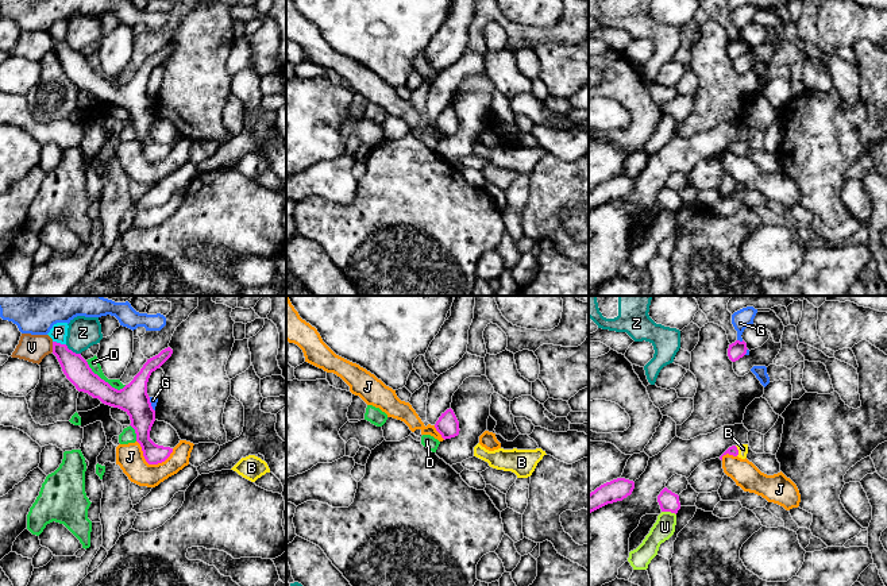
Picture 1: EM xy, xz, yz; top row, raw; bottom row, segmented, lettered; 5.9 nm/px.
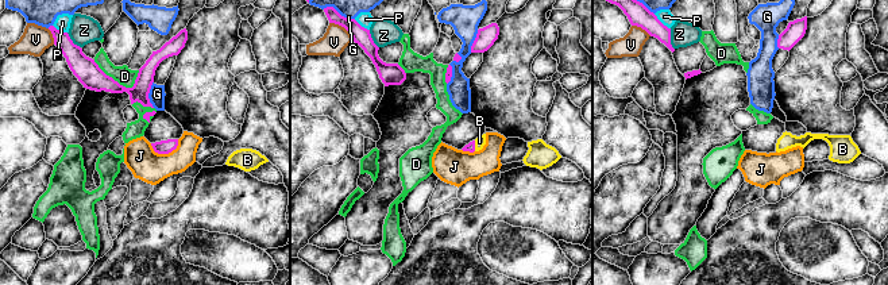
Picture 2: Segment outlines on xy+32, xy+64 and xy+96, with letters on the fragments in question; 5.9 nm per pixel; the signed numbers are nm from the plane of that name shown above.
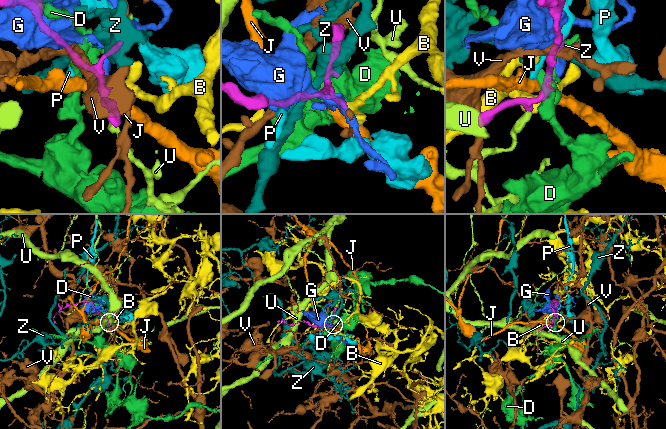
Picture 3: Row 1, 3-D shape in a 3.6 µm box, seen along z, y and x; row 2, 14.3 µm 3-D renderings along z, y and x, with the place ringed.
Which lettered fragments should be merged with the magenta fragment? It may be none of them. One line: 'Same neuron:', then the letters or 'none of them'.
Same neuron: B

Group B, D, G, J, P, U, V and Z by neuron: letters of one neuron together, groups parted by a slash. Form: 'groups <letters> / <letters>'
groups B / D / G / J / P / U / V / Z

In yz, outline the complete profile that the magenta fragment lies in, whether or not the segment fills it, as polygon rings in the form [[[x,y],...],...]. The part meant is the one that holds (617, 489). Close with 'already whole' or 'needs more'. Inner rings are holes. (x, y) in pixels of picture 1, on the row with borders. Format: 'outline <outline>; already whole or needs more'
outline [[[617,478],[597,487],[589,494],[589,513],[617,501],[622,501],[632,494],[635,482]]]; already whole

